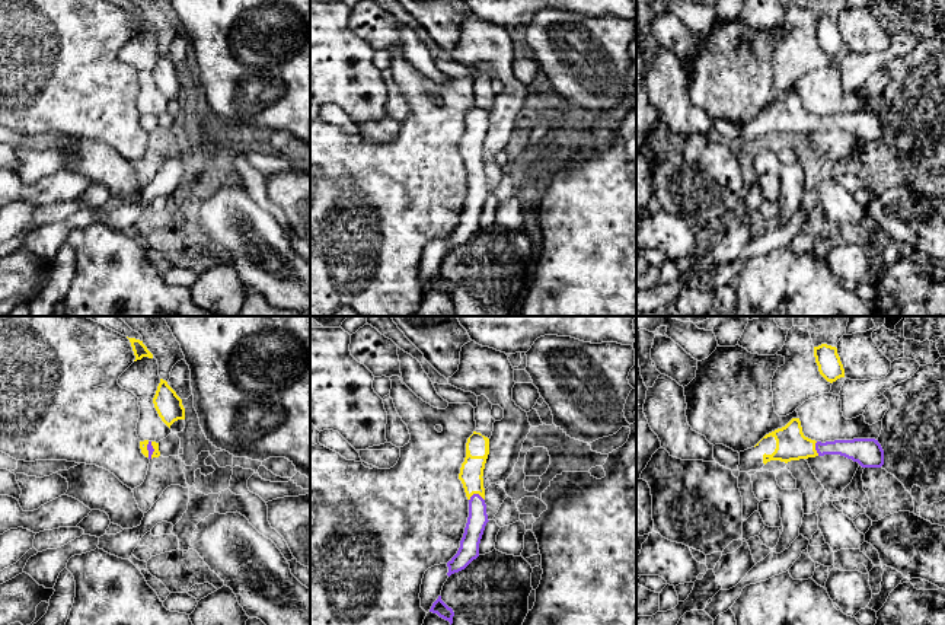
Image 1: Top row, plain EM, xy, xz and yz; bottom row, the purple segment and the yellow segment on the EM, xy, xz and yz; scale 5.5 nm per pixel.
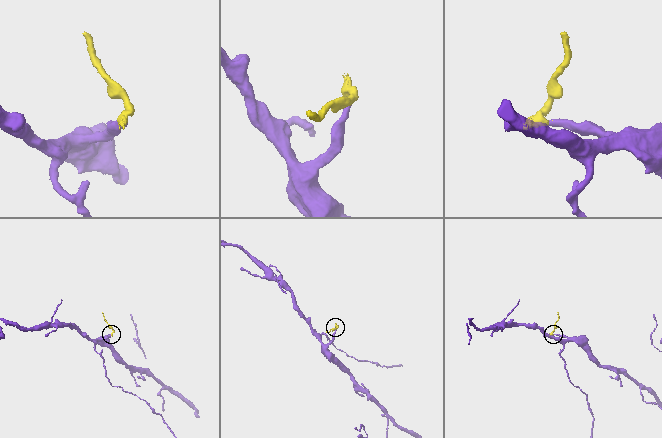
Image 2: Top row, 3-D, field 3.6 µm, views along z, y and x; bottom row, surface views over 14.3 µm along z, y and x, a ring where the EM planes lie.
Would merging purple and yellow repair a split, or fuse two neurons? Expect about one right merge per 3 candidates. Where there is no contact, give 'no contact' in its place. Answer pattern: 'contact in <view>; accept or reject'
contact in xz; accept

